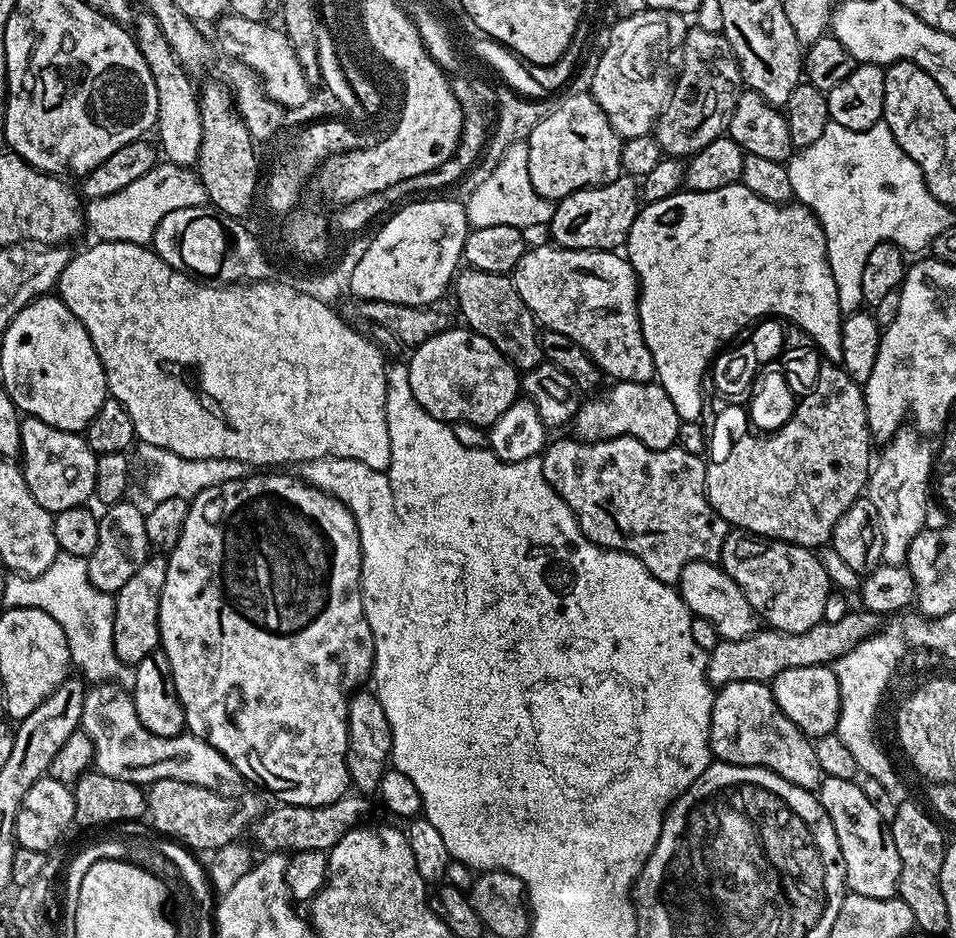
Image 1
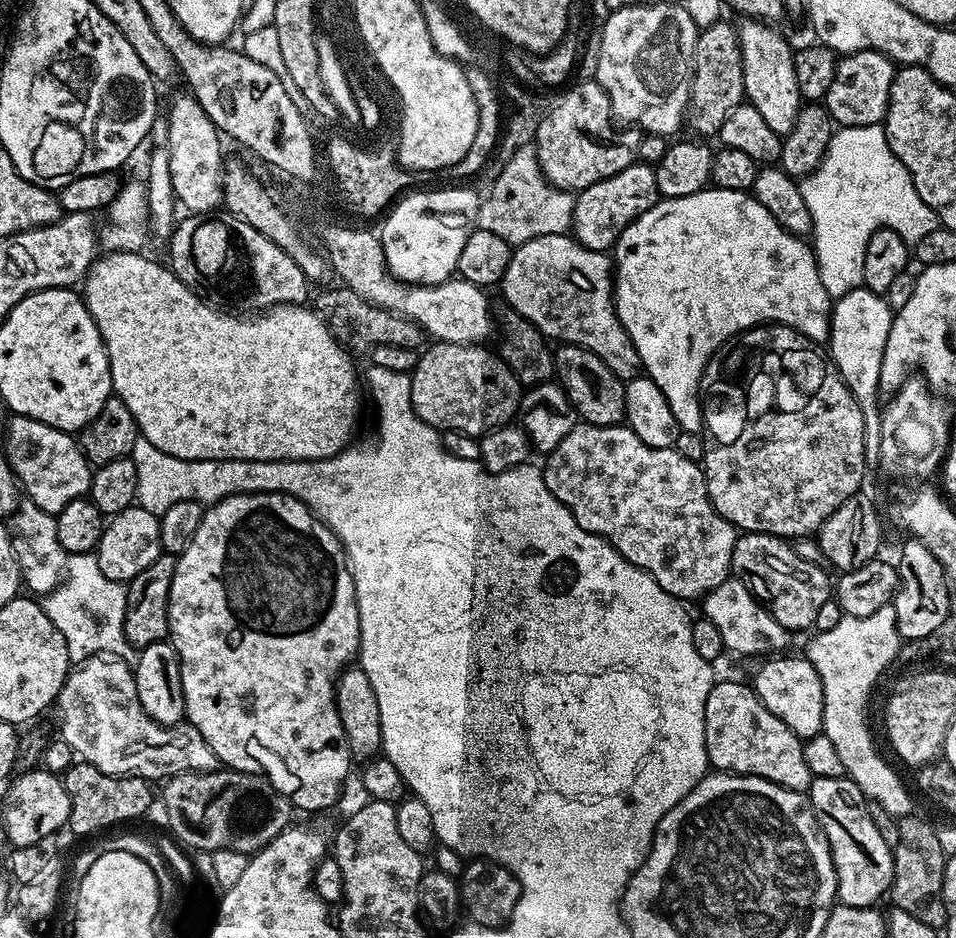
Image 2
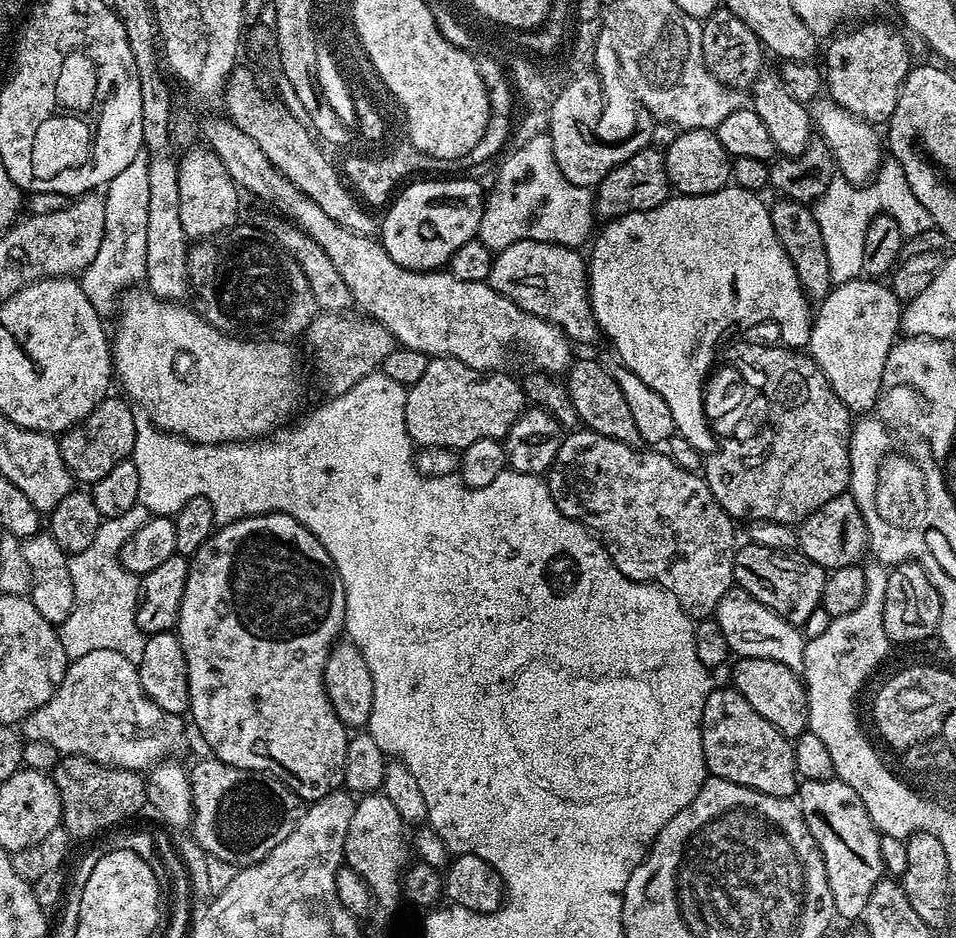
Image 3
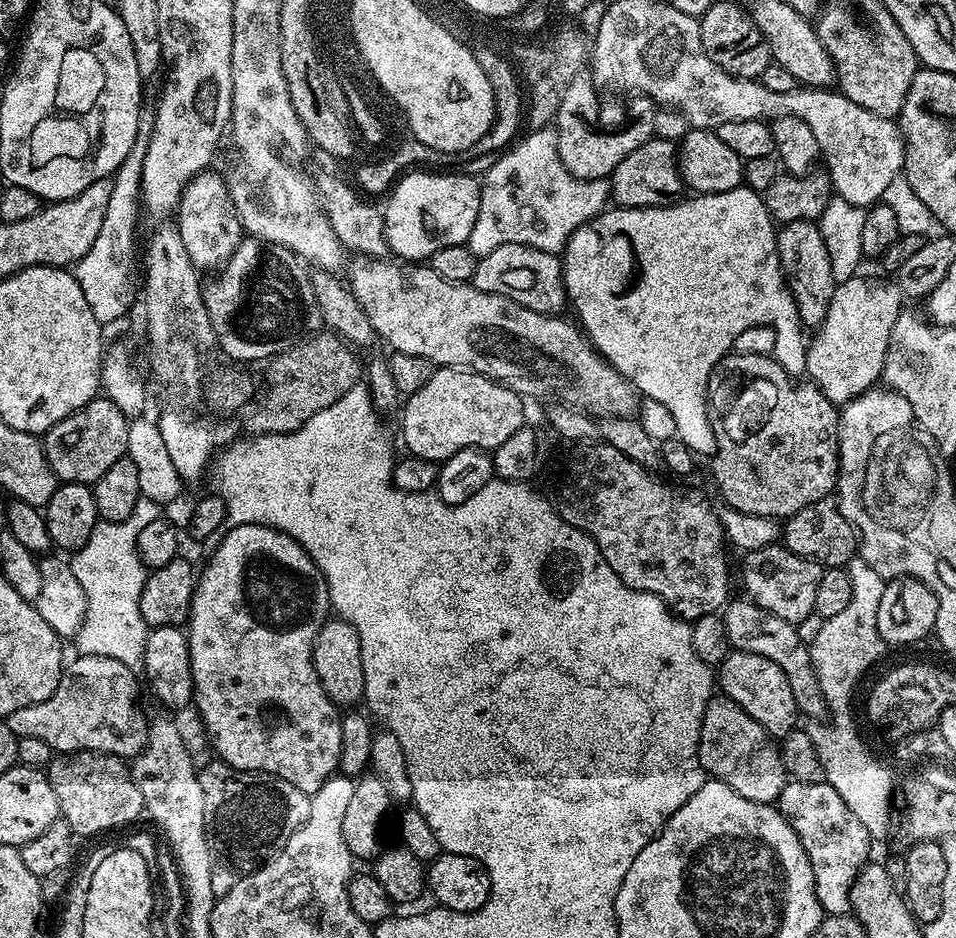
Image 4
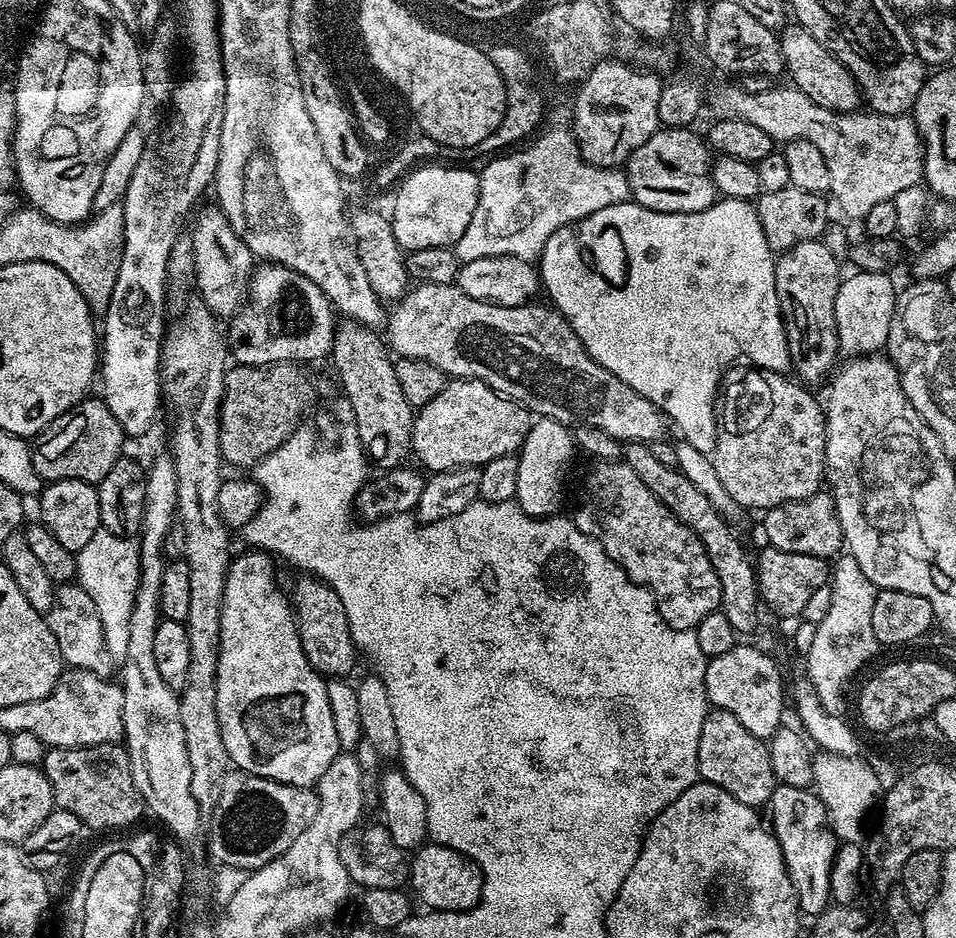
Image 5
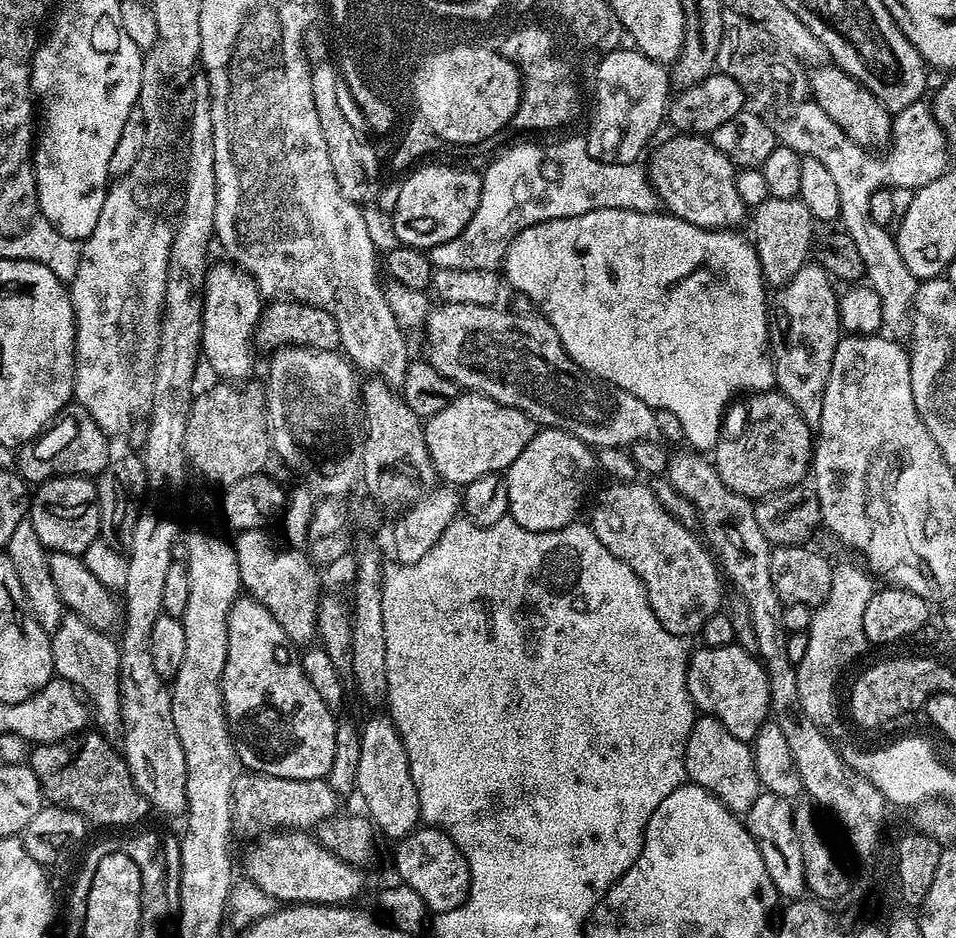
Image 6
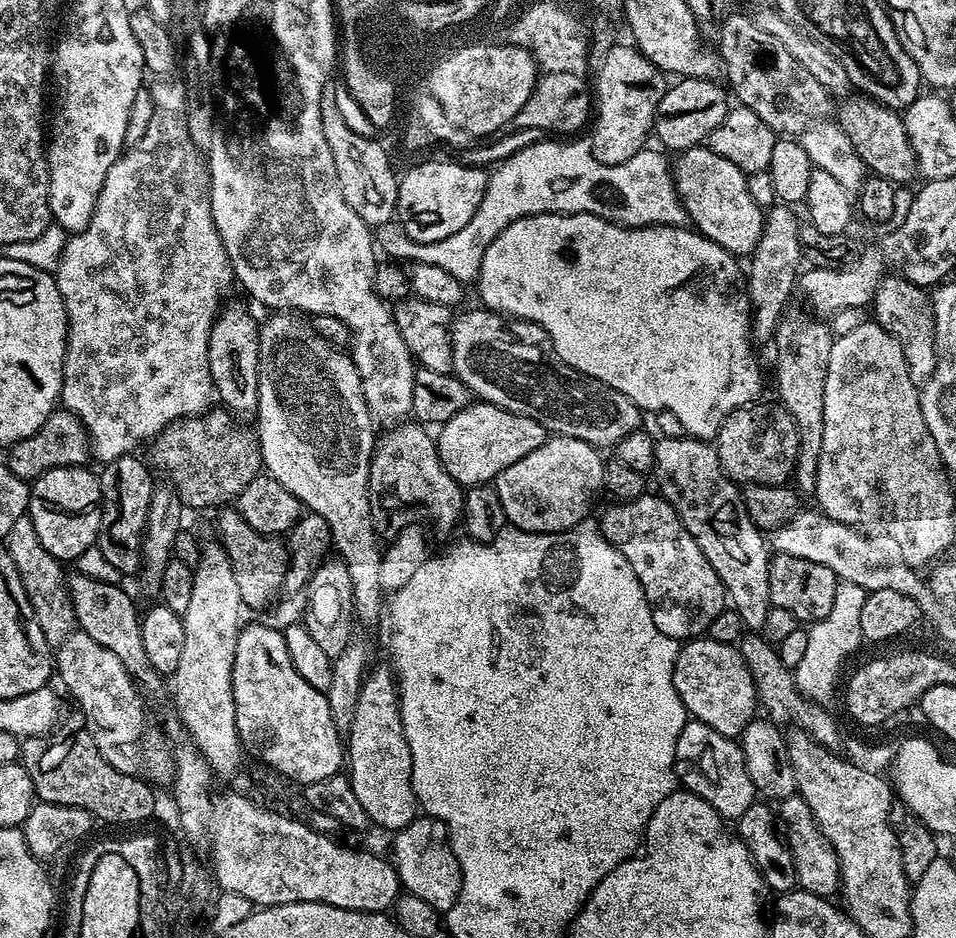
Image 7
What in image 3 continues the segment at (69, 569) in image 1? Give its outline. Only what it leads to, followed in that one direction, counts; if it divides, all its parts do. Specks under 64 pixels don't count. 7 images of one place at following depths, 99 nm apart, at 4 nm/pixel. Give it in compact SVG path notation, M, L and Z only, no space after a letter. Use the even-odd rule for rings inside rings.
M140 504L126 510L126 514L118 514L118 518L101 519L94 542L90 542L86 550L71 553L68 565L74 582L74 606L58 626L62 650L69 661L90 654L90 650L118 650L122 658L130 658L137 666L142 662L146 633L136 621L140 582L133 572L122 566L120 551L126 538L148 519L150 513Z

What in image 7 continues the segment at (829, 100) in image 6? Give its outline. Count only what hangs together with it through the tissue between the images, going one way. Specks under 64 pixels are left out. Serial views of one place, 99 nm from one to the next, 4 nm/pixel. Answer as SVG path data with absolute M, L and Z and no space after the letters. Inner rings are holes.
M863 94L849 95L841 104L844 105L841 106L838 117L840 129L846 134L846 138L850 138L850 146L854 146L858 158L862 158L865 169L871 175L886 178L891 184L911 185L911 180L917 179L918 169L903 115L897 109L888 108Z

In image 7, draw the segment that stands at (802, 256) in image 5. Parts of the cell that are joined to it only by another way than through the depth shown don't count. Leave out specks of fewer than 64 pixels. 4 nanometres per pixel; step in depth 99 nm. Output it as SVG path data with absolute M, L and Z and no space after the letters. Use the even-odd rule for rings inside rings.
M792 316L776 329L776 392L779 403L791 414L796 423L800 449L791 479L797 493L815 493L818 462L822 454L822 406L826 398L826 370L830 366L830 350L834 332L824 324L811 324L804 316Z

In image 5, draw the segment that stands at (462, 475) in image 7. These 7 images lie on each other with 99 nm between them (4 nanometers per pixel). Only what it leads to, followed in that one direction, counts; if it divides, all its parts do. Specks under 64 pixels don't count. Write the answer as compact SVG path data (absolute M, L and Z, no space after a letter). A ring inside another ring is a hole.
M452 378L445 383L438 398L430 398L430 402L426 402L426 406L422 406L413 415L412 452L429 473L445 472L451 468L483 466L494 458L519 453L533 419L533 413L523 408L518 401L500 395L489 384L483 384L481 380Z

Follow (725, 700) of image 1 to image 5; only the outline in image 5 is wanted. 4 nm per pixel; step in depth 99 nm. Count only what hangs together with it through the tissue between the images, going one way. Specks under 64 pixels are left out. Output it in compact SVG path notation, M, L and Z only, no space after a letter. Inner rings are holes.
M712 708L702 722L702 734L698 738L698 770L700 780L726 790L738 802L759 809L767 805L777 786L777 778L770 766L768 745L754 738L734 714L721 708Z

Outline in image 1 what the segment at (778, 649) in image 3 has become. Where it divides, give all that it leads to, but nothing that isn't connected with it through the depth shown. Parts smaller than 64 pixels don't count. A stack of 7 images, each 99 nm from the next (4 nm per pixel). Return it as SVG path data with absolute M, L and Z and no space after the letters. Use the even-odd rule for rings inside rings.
M695 560L687 564L680 575L678 591L693 616L706 618L706 622L718 630L721 640L746 638L757 631L758 613L750 606L746 594L742 594L738 582L734 582L734 578L730 578L719 563Z

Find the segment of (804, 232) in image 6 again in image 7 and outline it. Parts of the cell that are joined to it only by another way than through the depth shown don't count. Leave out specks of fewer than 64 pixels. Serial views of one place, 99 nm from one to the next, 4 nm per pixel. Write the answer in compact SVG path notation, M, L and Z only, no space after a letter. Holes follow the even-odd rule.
M776 204L765 213L762 238L749 261L746 283L752 307L752 336L757 343L769 343L775 337L783 317L782 310L798 284L803 248L800 244L800 220L793 212L789 205Z

